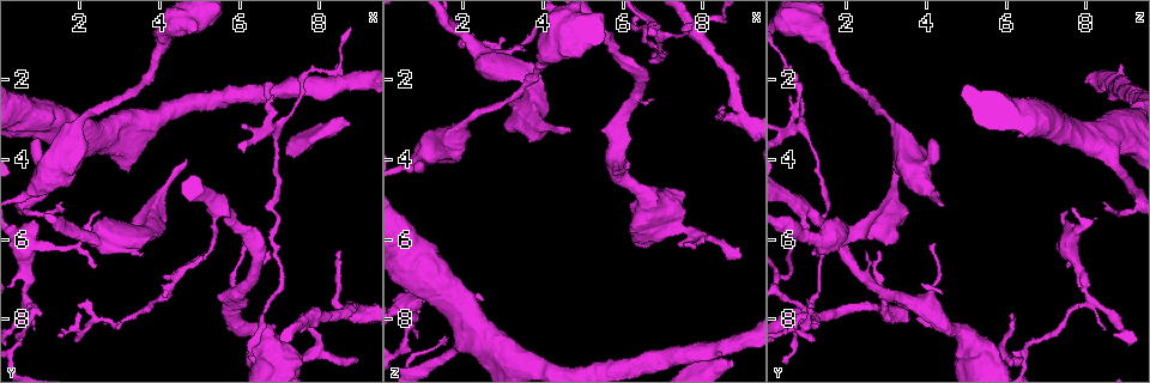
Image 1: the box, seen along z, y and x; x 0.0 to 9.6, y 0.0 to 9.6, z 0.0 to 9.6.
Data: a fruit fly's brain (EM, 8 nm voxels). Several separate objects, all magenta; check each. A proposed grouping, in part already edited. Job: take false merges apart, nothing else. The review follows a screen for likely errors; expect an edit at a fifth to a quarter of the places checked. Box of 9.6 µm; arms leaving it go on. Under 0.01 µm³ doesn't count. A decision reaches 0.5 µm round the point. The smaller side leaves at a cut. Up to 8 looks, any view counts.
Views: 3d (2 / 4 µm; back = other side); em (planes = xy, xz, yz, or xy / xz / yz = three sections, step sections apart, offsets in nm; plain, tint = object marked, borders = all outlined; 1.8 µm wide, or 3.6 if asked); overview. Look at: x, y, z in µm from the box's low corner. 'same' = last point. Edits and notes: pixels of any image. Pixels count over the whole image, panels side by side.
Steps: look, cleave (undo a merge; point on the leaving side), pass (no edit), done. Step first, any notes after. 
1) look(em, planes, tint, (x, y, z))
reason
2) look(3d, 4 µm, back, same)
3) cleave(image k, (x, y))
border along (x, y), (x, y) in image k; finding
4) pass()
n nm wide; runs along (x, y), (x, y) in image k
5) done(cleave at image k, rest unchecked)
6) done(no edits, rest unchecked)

look(em, yz, step 8, tint, (6.90, 3.15, 0.85))
four arms meet

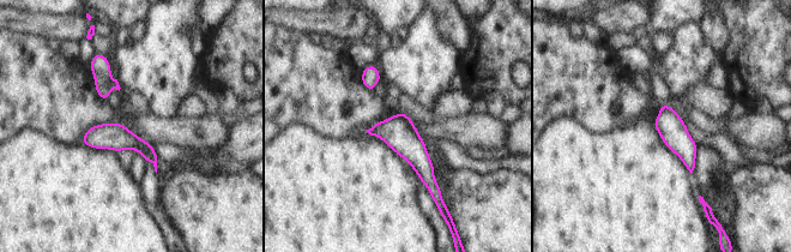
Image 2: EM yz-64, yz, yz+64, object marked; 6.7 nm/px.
look(em, planes, tint, same)
another direction

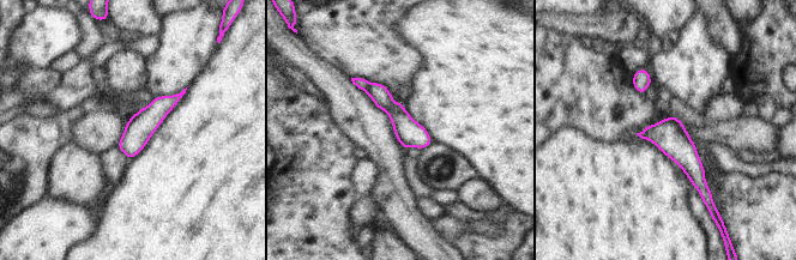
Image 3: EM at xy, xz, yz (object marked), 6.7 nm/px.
cleave(image 3, (360, 83))
180 nm wide; border along (369, 84), (365, 90) in image 3; two neurons meet here

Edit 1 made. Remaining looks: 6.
look(3d, 2 µm, back, (4.05, 4.75, 3.20))
calibre changes

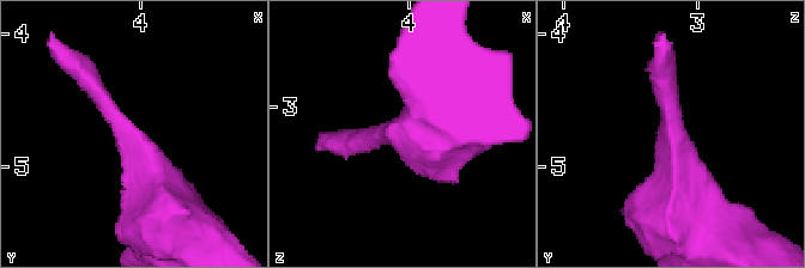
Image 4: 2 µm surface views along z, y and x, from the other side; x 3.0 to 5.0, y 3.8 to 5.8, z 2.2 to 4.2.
look(em, xy, step 8, tint, (4.08, 4.80, 3.20))
shape alone is not enough

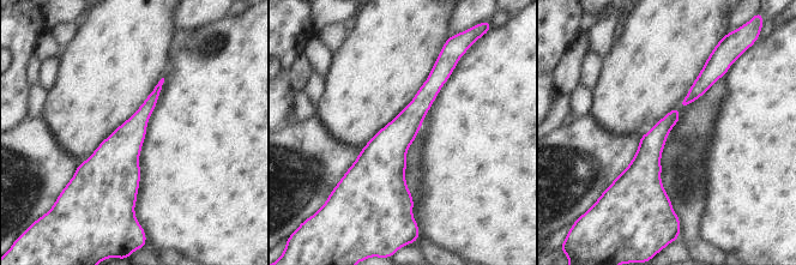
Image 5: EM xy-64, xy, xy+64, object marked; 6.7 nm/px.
look(em, planes, tint, same)

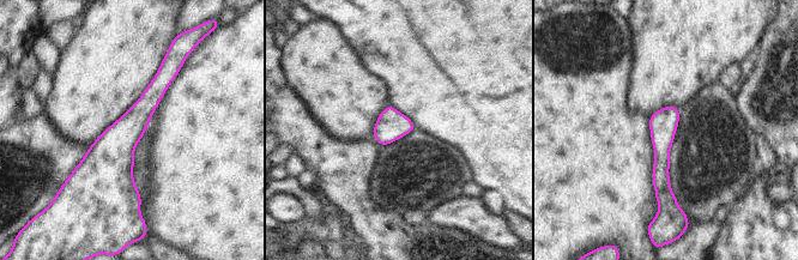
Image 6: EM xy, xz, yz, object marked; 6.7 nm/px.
pass()
runs along (163, 66), (122, 137), (125, 201) in image 6; one neuron here

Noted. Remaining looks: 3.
done(cleave at image 3, rest unchecked)

